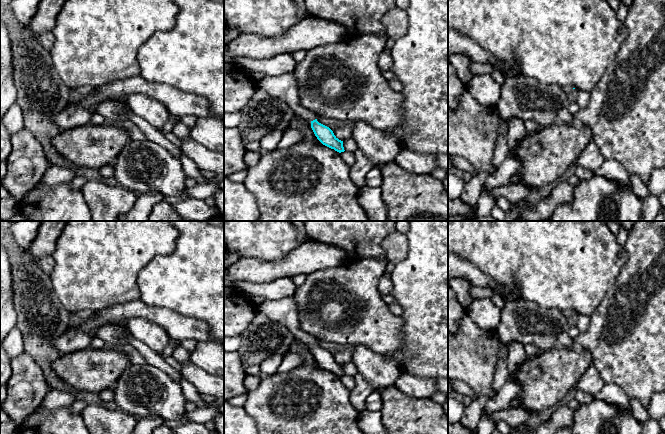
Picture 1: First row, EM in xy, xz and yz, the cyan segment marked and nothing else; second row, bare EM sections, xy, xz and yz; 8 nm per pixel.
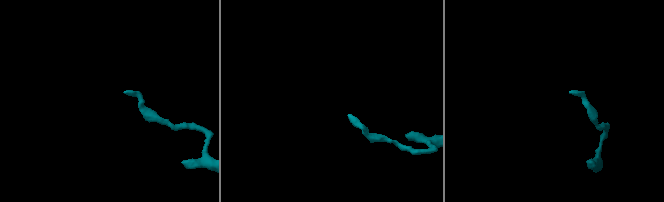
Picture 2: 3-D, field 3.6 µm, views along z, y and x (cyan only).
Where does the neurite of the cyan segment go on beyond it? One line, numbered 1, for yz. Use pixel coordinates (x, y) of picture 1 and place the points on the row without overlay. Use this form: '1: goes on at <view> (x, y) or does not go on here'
1: does not go on here

